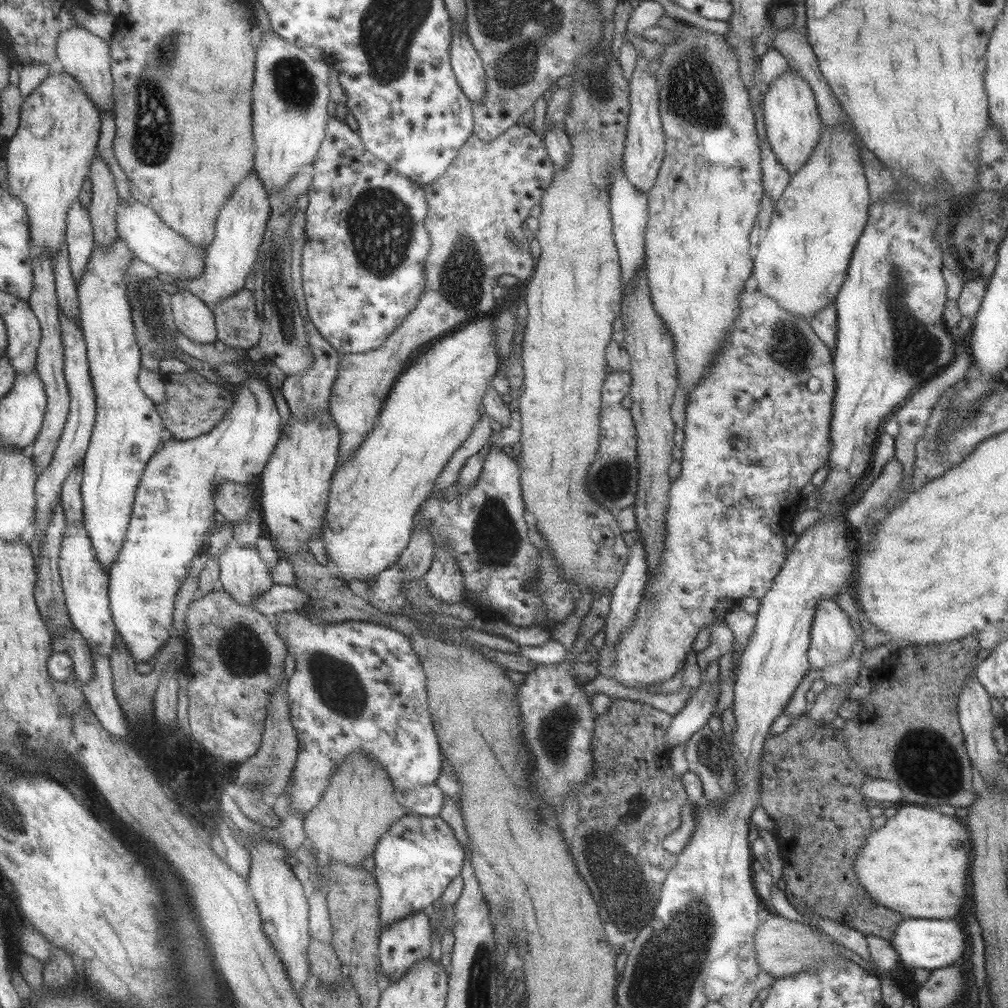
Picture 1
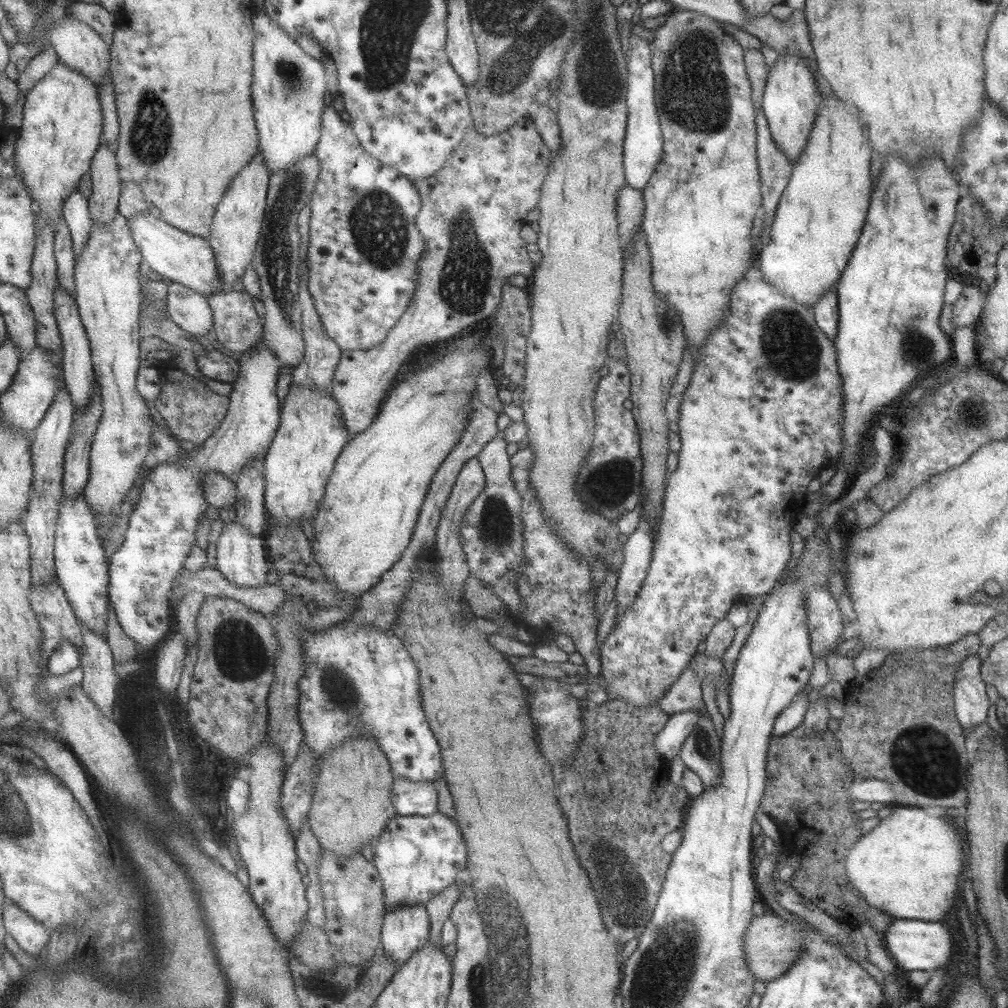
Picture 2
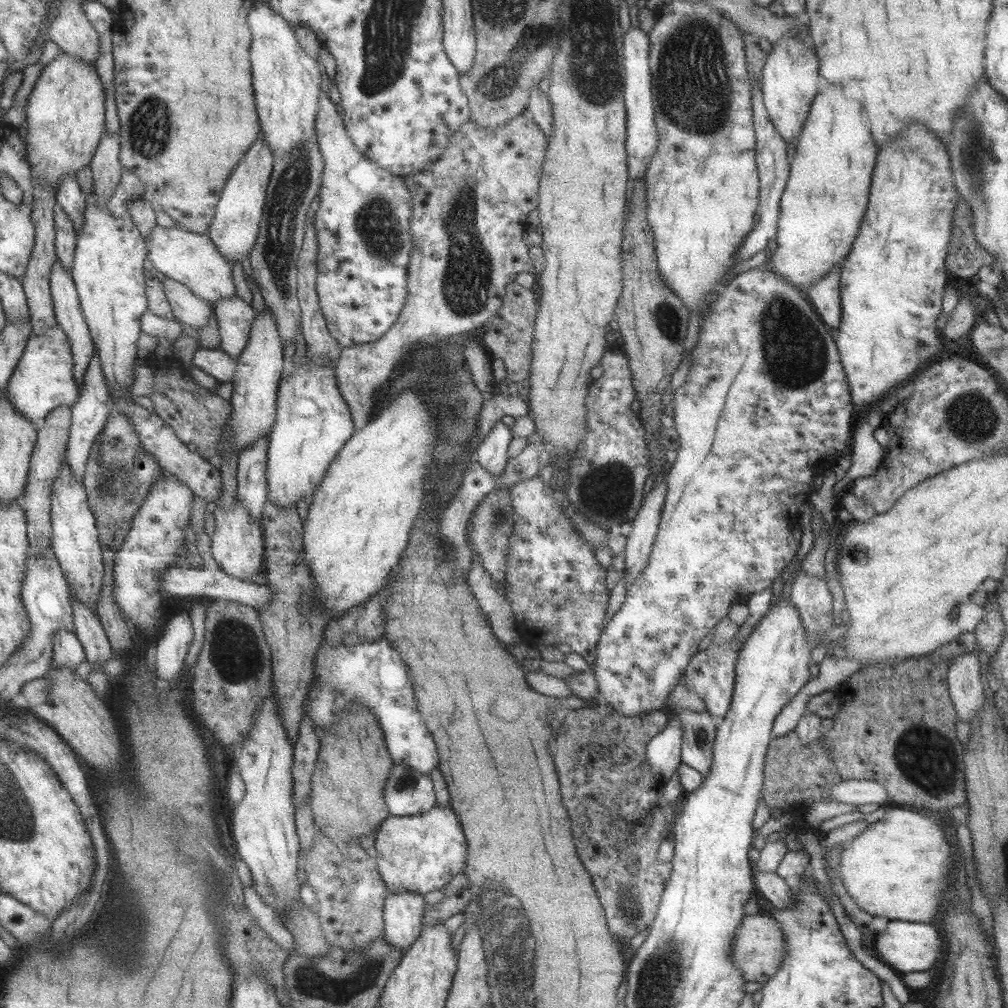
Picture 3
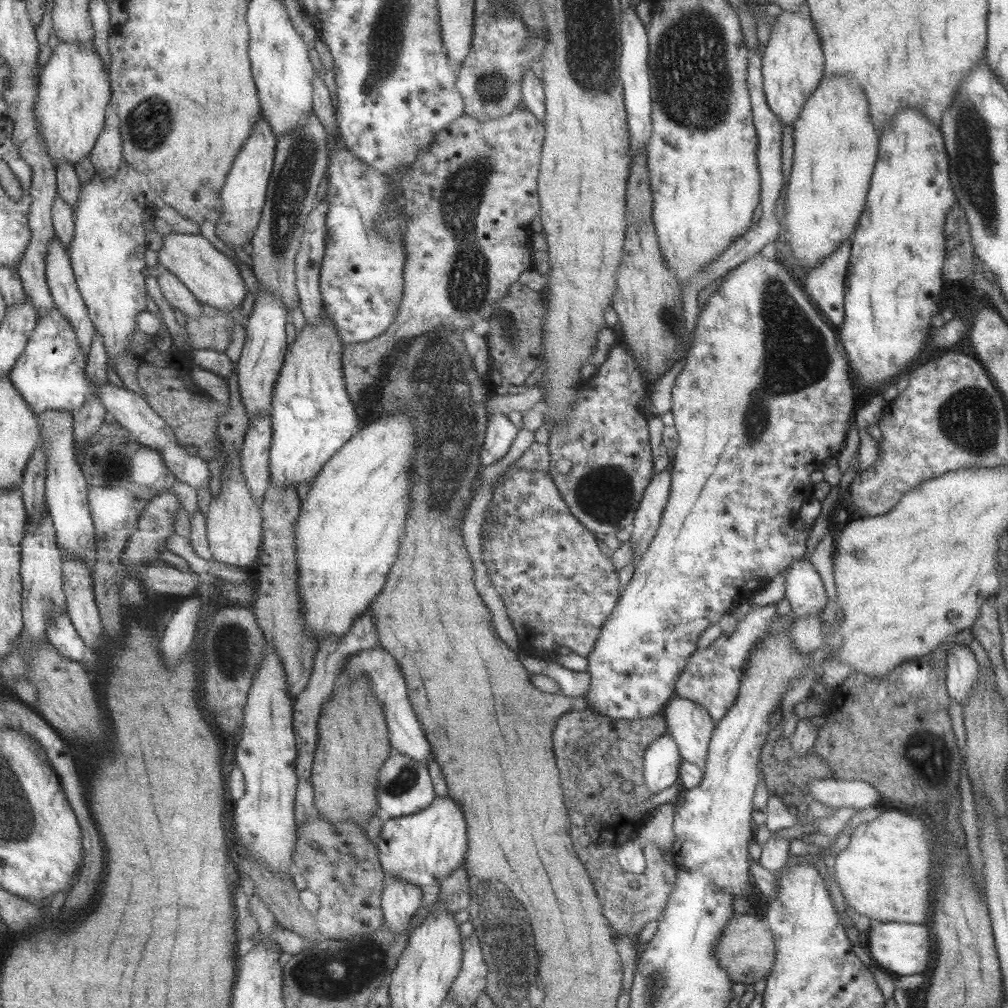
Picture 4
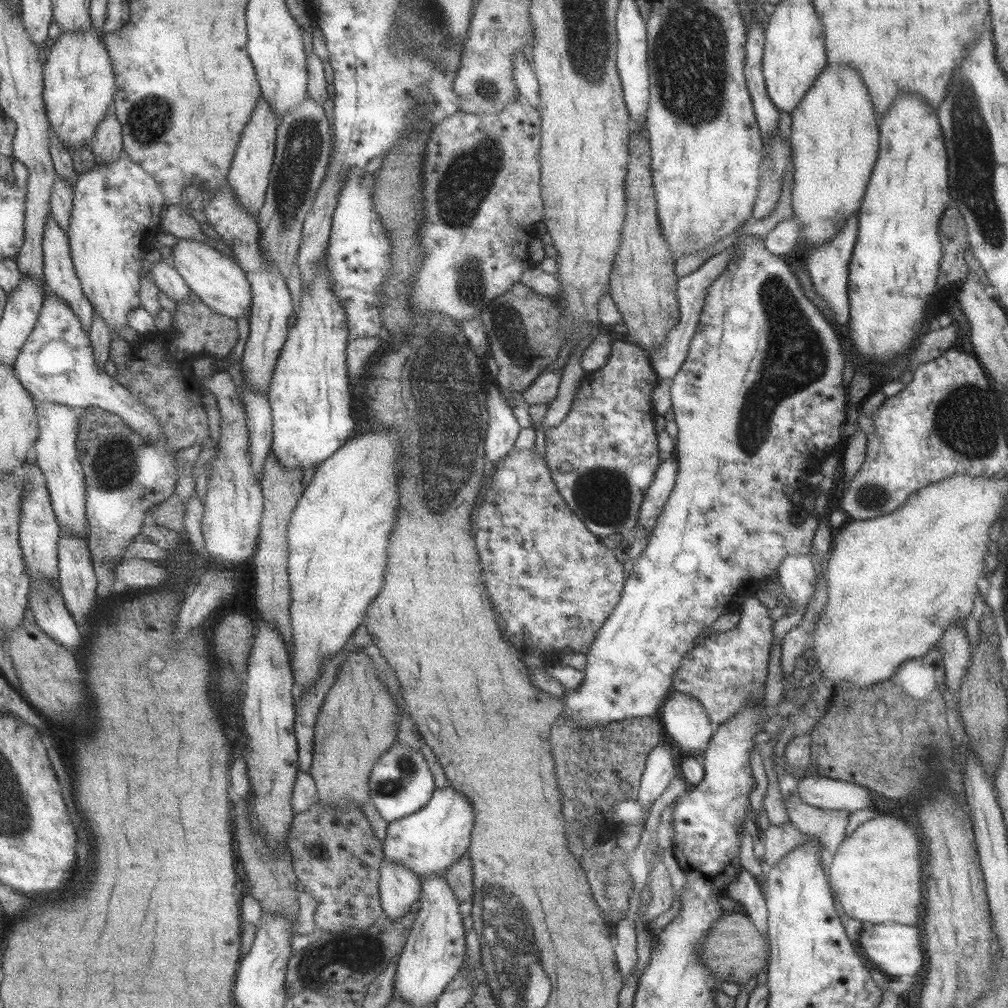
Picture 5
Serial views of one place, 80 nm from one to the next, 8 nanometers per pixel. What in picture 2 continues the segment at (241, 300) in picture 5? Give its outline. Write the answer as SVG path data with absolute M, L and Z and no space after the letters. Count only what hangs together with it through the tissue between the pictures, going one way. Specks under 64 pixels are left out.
M139 213L134 217L130 217L126 220L127 228L129 229L132 241L137 245L139 254L143 262L147 262L147 266L153 271L160 274L168 281L182 284L203 296L211 296L211 294L219 291L225 291L220 288L220 278L218 278L218 268L216 268L216 262L214 261L213 251L205 238L199 238L197 236L191 236L187 232L177 230L169 226L163 219L156 218L149 213Z

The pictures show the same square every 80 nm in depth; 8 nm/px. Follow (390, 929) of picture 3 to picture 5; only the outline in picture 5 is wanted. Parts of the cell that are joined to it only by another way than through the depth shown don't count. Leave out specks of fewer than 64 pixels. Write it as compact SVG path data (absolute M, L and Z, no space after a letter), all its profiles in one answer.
M382 859L379 866L380 908L389 920L401 919L419 899L419 879L402 864Z

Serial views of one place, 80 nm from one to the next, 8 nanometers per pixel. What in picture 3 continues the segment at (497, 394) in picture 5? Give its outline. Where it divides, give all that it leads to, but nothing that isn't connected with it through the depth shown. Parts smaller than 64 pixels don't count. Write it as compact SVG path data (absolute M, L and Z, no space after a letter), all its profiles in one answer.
M501 420L497 421L477 445L473 461L491 476L499 476L507 465L507 446L512 437L511 428L504 426Z

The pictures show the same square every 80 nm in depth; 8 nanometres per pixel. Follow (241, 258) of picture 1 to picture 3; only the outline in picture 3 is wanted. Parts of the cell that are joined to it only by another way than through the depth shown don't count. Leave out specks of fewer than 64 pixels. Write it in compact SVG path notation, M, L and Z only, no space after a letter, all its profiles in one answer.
M260 132L257 140L236 164L223 186L206 235L229 265L241 262L241 258L248 256L255 244L262 208L265 204L266 187L269 177L272 176L273 161L271 151Z

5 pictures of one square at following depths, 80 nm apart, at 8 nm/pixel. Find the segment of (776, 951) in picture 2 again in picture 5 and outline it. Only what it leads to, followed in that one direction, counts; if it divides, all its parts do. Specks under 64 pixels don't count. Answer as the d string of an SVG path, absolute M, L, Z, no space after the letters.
M725 912L699 941L695 953L719 982L745 985L749 978L759 974L763 966L768 964L770 948L767 939L763 940L763 936L755 930L752 920L747 915Z

